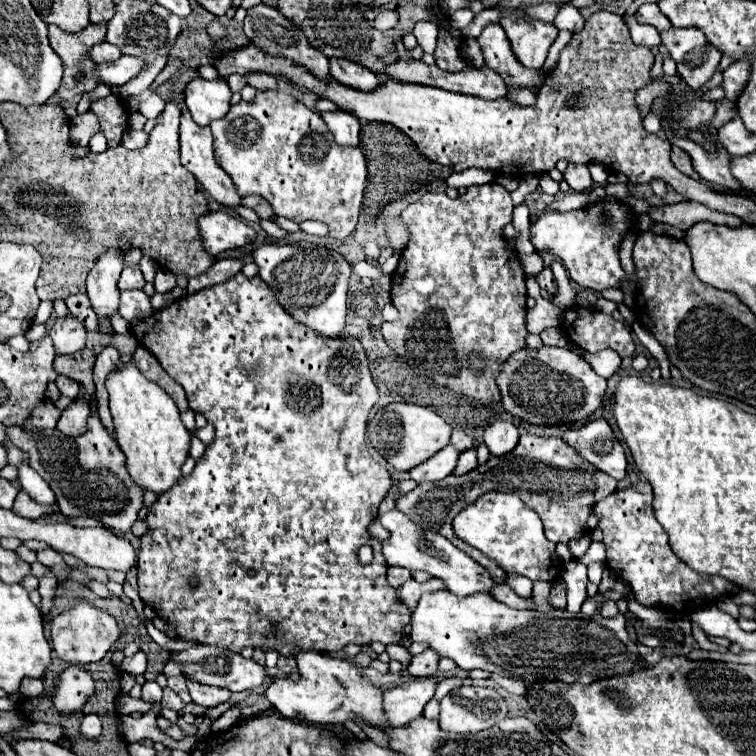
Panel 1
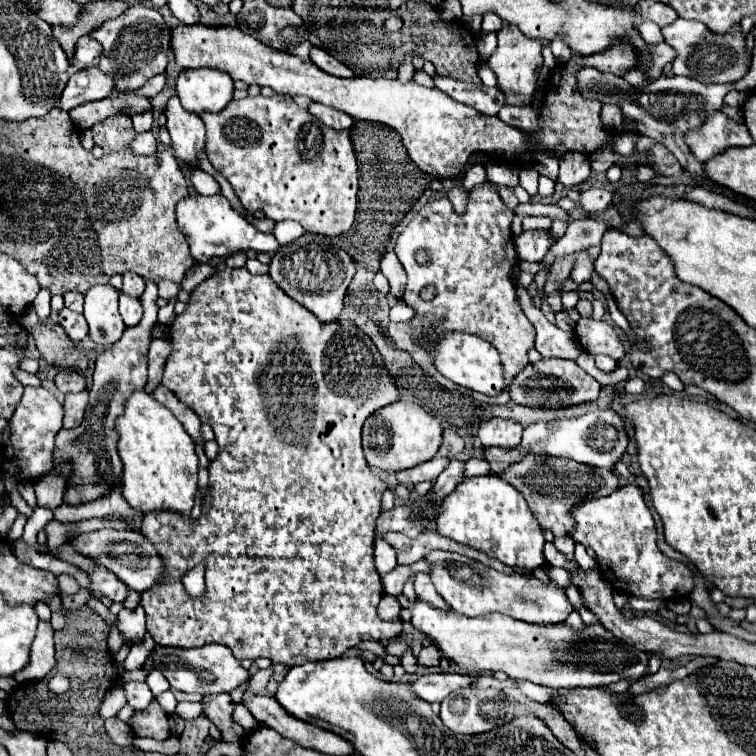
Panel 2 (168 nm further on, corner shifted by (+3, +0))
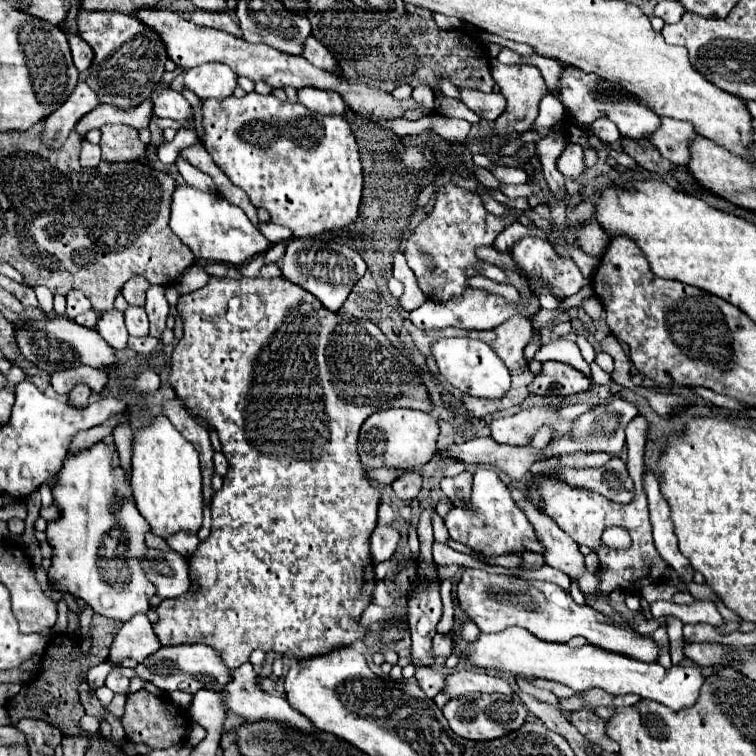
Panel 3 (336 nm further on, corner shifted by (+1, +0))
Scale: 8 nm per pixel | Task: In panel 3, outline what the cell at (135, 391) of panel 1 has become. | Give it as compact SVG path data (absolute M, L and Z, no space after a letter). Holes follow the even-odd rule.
M159 417L149 427L137 431L131 459L131 487L137 509L147 519L153 535L167 539L179 531L197 533L201 529L203 495L199 457L167 417Z

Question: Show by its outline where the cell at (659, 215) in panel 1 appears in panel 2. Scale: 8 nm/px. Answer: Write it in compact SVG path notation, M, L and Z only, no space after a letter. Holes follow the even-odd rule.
M583 219L583 221L573 221L569 223L563 239L559 239L549 251L547 255L543 257L541 265L545 267L541 273L535 275L535 285L537 289L541 291L547 277L549 277L549 269L553 265L553 261L561 255L571 255L571 253L577 253L581 249L589 249L593 245L599 245L601 243L601 237L603 233L609 229L607 223L603 221L595 221L595 219Z

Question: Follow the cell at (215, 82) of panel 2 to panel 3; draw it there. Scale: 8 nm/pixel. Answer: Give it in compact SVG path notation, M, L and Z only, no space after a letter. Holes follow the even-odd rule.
M203 63L185 73L185 87L199 99L225 99L237 87L237 75L223 63Z

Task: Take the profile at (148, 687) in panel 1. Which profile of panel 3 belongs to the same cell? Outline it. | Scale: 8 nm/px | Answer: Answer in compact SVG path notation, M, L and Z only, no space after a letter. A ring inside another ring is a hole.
M111 663L111 667L113 667L113 669L111 669L111 673L107 675L107 679L105 679L105 685L107 685L111 691L115 691L115 693L127 693L129 679L121 675L121 665L115 665L115 663Z

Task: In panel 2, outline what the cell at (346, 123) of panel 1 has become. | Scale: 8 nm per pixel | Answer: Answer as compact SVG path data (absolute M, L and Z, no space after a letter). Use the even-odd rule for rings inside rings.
M311 103L309 105L309 113L315 115L317 119L321 119L325 125L329 125L331 129L337 129L337 131L345 131L345 129L351 129L353 125L353 119L349 115L345 115L343 111L337 111L333 107L327 107L327 105L321 105L321 103Z

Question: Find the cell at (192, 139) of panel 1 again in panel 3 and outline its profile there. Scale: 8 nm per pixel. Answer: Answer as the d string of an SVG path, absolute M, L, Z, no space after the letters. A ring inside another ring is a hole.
M157 87L155 95L151 95L151 101L153 101L153 115L157 117L169 117L181 123L189 119L191 105L179 91L173 91L171 87Z

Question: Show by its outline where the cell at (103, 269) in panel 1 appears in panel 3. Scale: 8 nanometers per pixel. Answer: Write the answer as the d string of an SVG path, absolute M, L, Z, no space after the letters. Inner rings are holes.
M117 309L107 311L99 317L97 331L113 349L125 349L127 347L127 337L129 335L127 335L127 329L125 329L123 313L119 313Z

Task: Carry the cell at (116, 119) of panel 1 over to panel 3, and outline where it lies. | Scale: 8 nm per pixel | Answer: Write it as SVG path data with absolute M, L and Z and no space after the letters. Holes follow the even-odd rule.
M103 125L99 145L103 149L103 163L135 161L145 153L145 143L141 143L137 131L127 125Z

